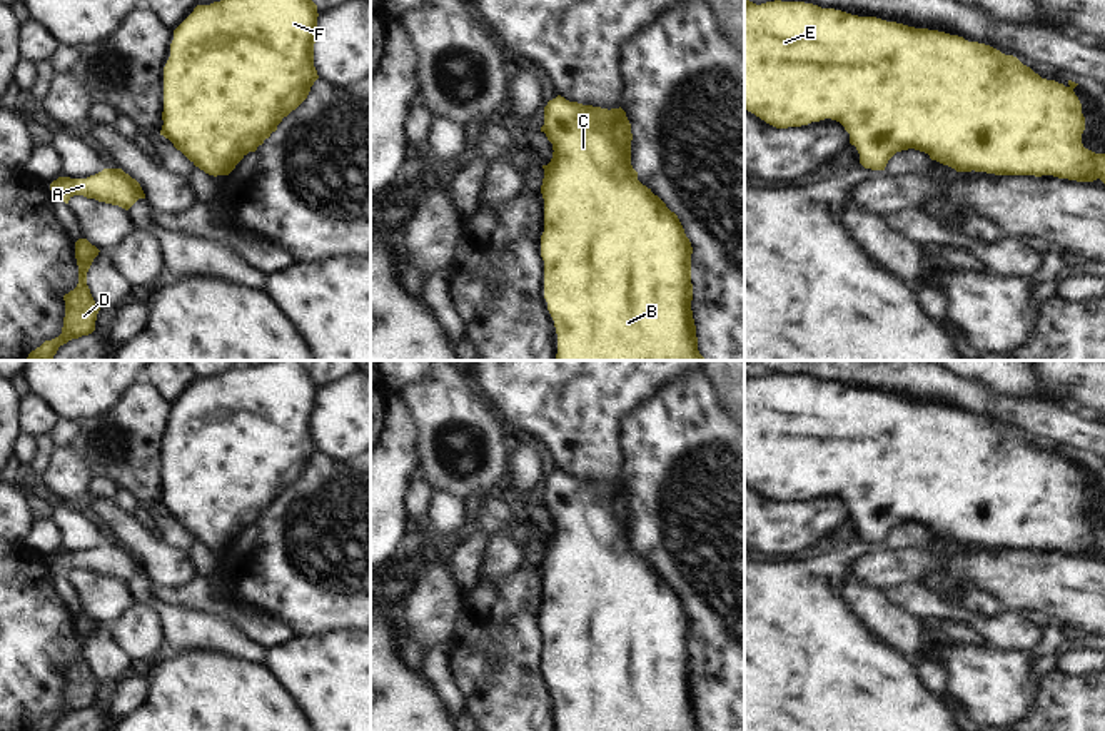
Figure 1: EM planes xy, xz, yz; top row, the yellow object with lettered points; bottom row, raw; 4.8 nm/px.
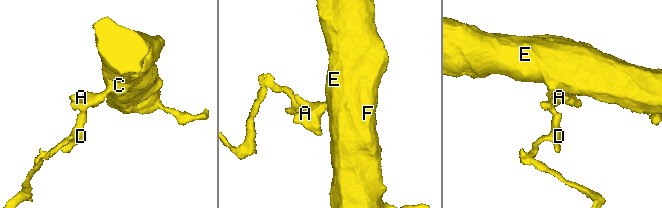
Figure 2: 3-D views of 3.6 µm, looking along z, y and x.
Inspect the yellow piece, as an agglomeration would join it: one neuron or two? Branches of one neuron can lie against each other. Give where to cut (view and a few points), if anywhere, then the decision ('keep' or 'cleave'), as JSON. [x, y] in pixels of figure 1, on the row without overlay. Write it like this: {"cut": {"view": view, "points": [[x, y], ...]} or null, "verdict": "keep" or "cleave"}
{"cut": null, "verdict": "keep"}

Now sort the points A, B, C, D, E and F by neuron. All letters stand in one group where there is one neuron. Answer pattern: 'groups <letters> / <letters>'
groups A B C D E F

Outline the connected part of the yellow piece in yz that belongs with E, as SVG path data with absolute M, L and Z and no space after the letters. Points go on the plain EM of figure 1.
M744 372L744 482L776 502L801 501L811 496L831 492L840 496L850 507L850 517L860 527L860 537L865 542L885 544L888 534L901 524L915 522L930 529L956 546L986 546L995 549L1053 549L1077 556L1093 556L1100 552L1105 557L1105 527L1095 527L1083 521L1082 507L1085 491L1082 477L1073 462L1078 457L1068 454L1068 459L1042 452L1017 431L1005 429L1000 424L968 416L963 411L938 404L915 402L896 396L886 396L876 391L858 391L835 382L821 382L805 376L766 376L756 379Z

